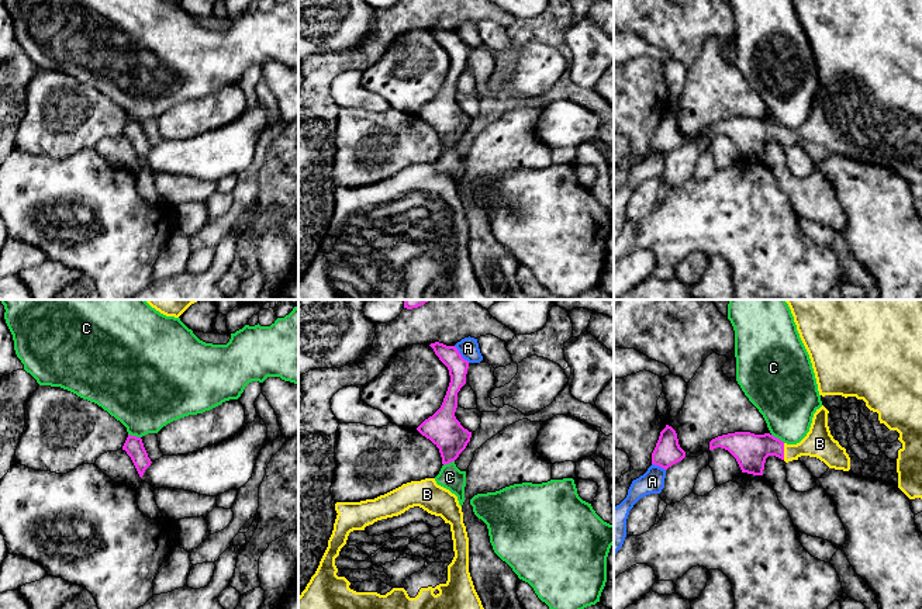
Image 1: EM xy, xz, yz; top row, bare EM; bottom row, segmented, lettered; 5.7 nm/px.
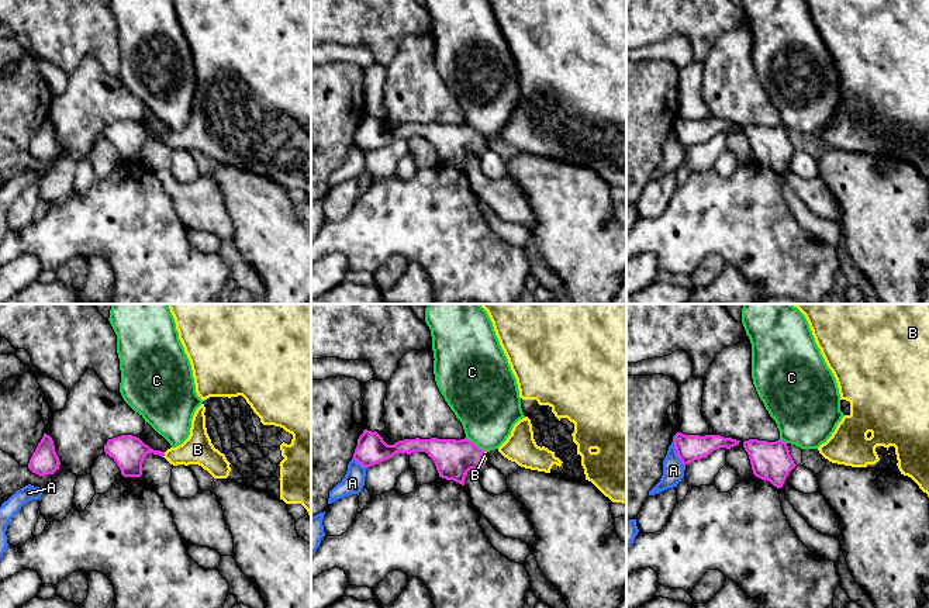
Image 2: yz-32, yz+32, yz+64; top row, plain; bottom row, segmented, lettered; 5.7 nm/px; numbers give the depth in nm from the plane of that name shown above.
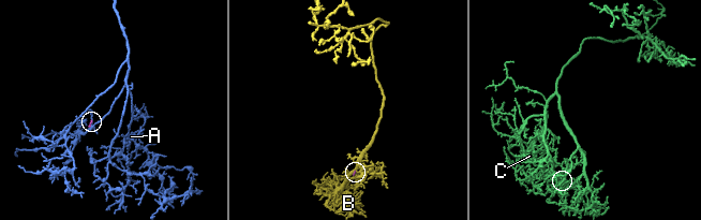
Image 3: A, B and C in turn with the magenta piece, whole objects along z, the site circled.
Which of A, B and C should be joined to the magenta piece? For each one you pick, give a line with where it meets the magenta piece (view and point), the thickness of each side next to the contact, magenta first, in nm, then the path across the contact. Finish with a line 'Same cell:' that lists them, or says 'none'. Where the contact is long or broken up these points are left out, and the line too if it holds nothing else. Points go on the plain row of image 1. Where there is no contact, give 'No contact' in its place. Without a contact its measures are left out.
B: Touches magenta at yz (783, 137). Thickness 200 nm (magenta) against 170 nm. Path across: yz (750, 135), (783, 137), (794, 137), (819, 128)
Same cell: B

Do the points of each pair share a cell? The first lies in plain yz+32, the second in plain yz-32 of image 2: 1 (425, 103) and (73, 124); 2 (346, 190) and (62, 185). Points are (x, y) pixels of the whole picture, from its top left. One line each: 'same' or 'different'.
1: same
2: different

